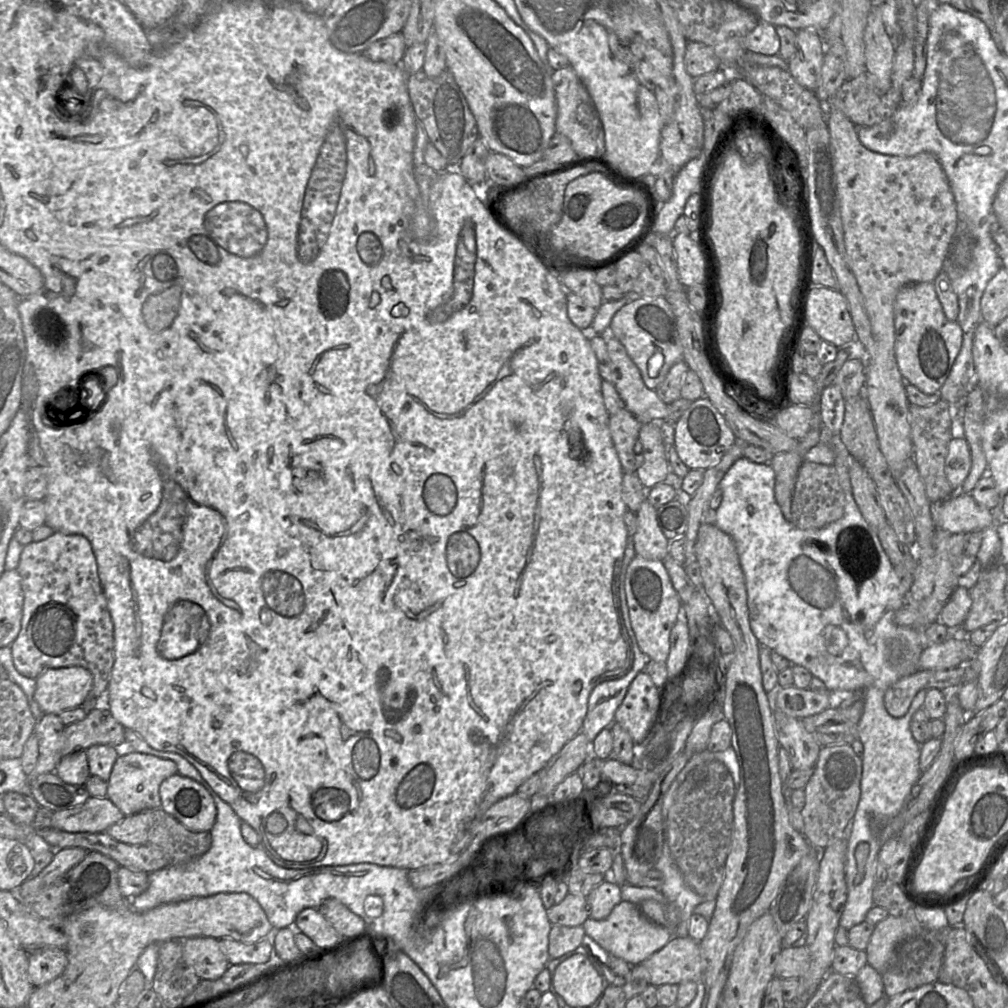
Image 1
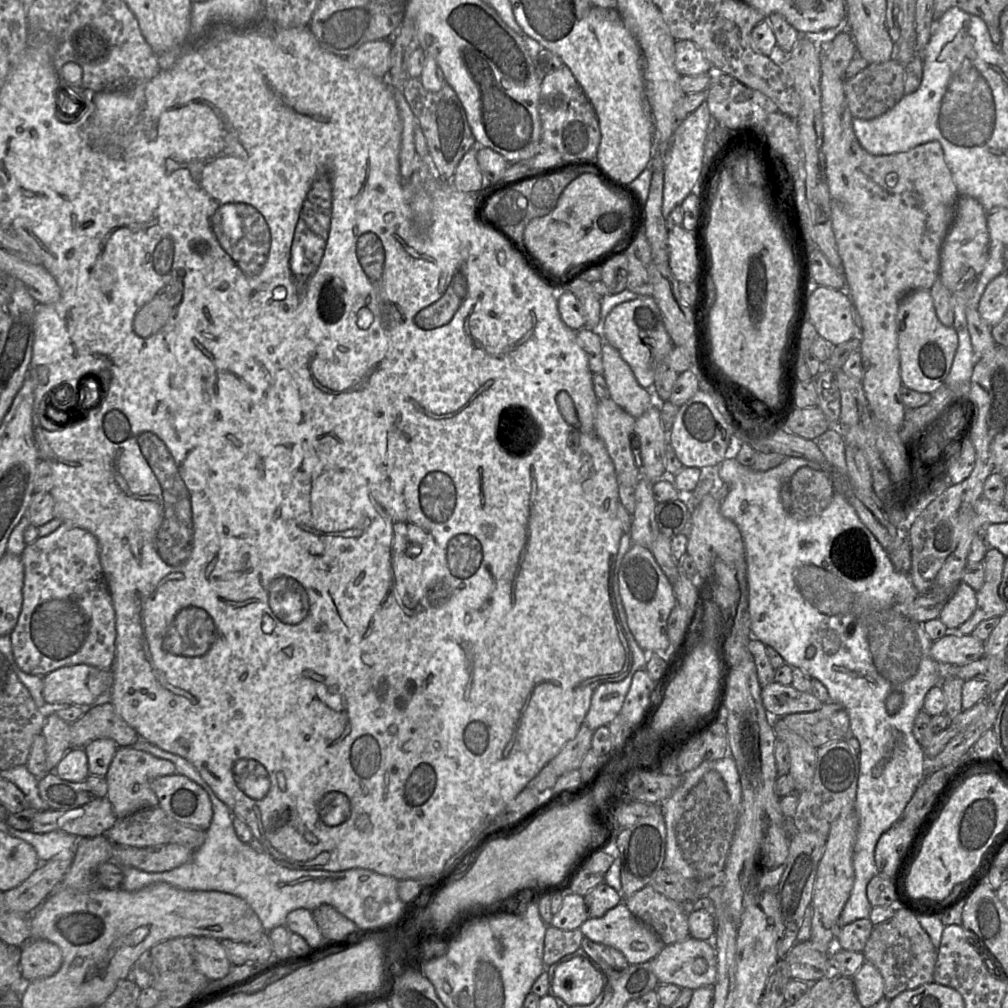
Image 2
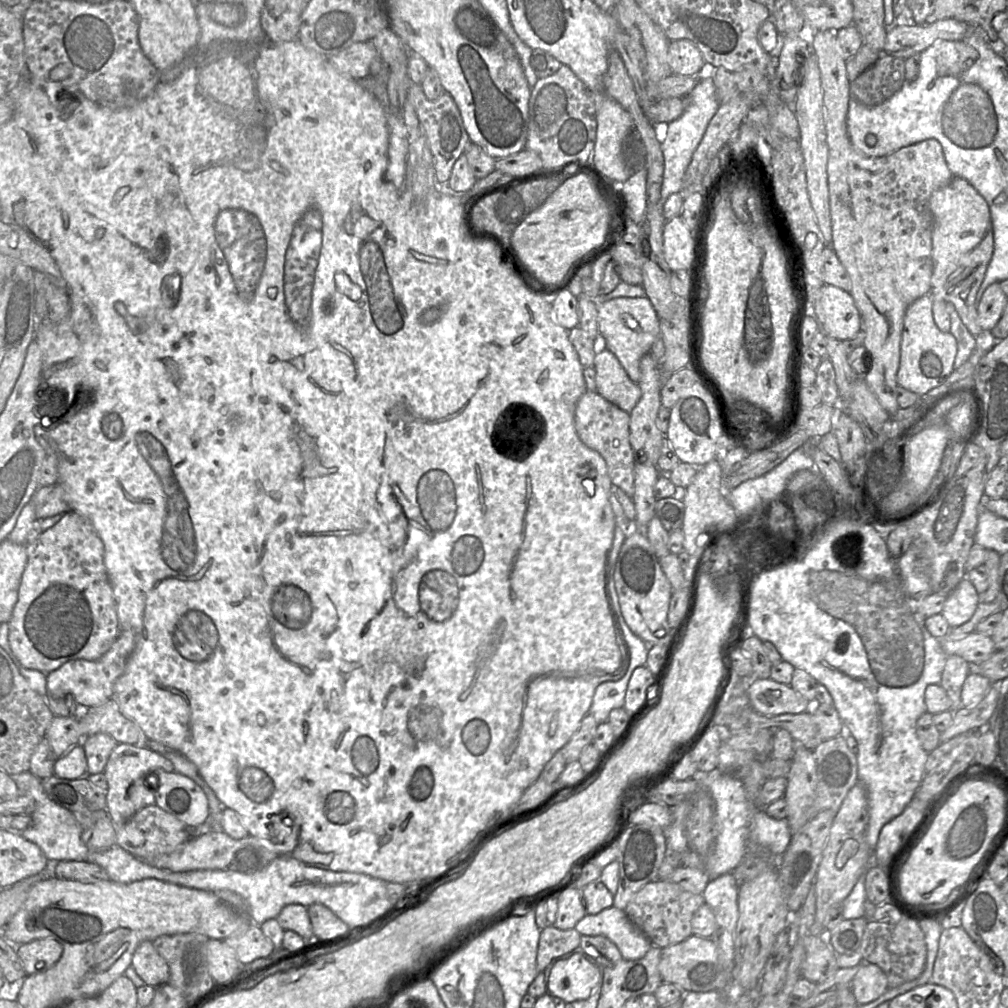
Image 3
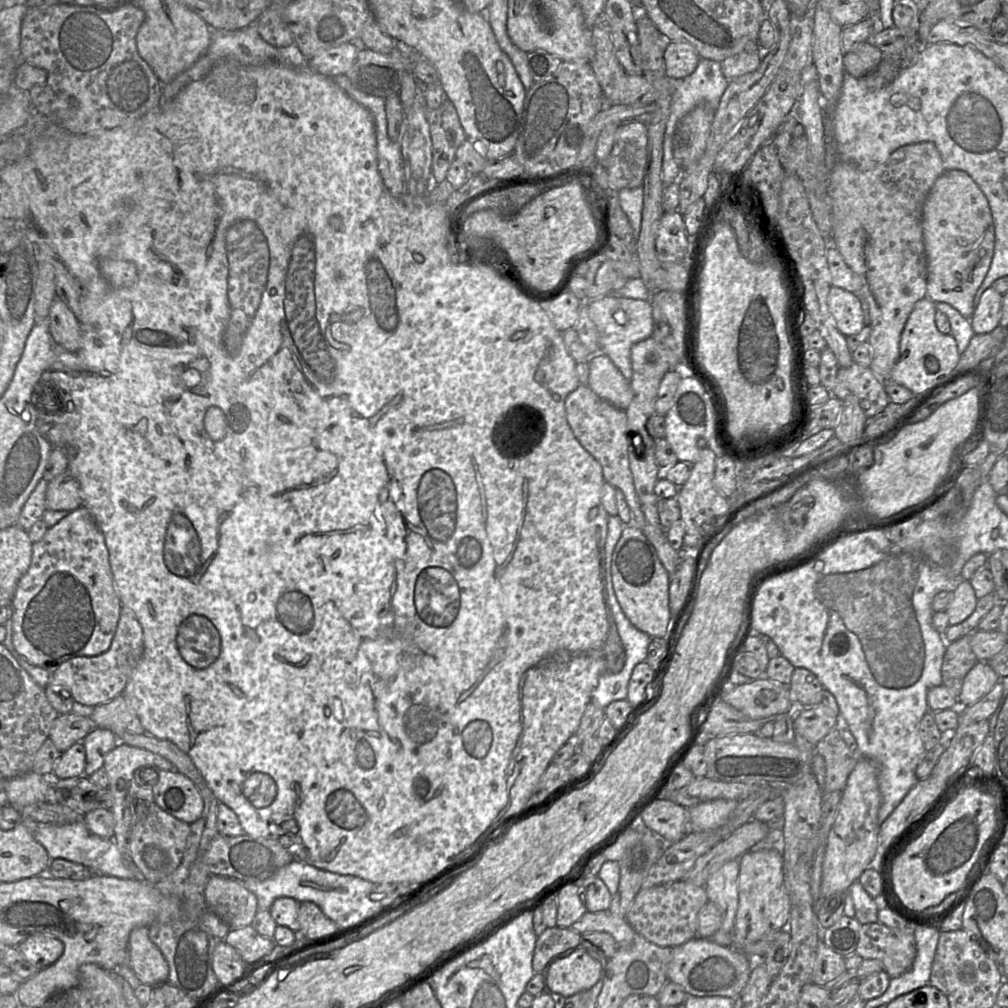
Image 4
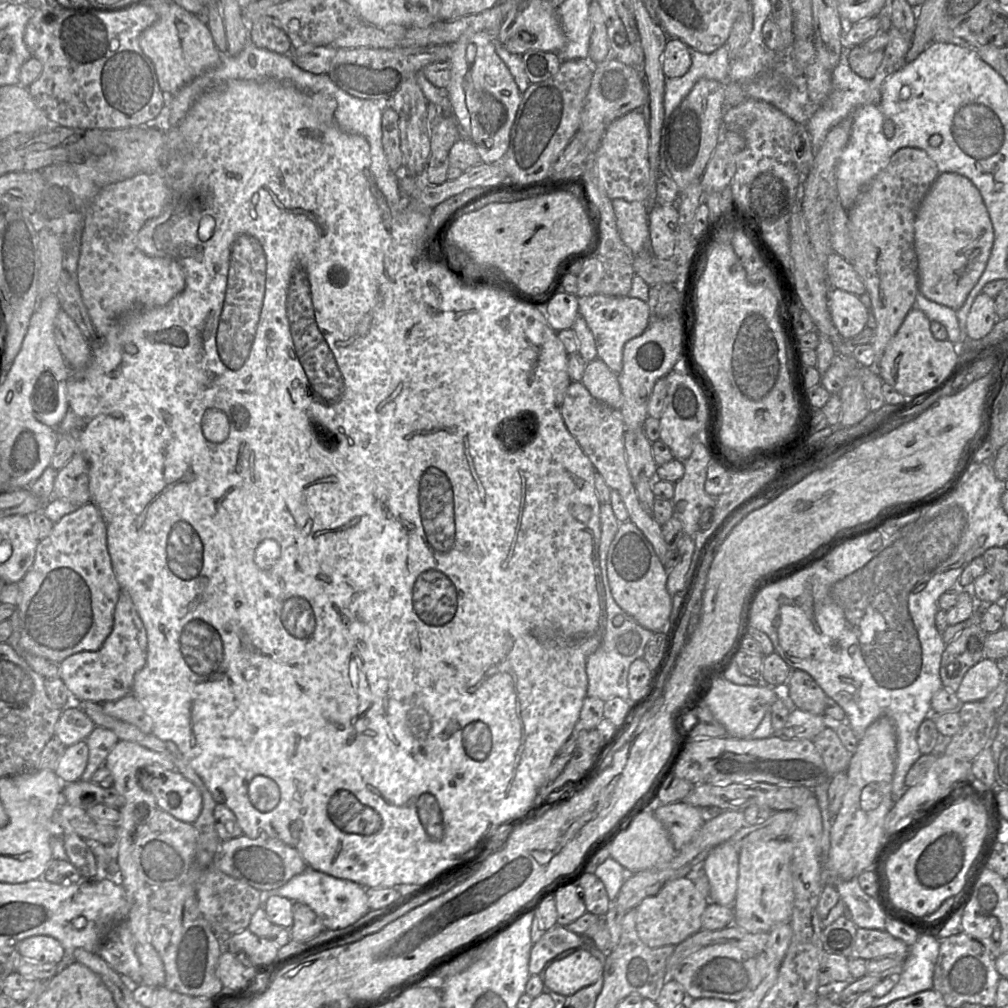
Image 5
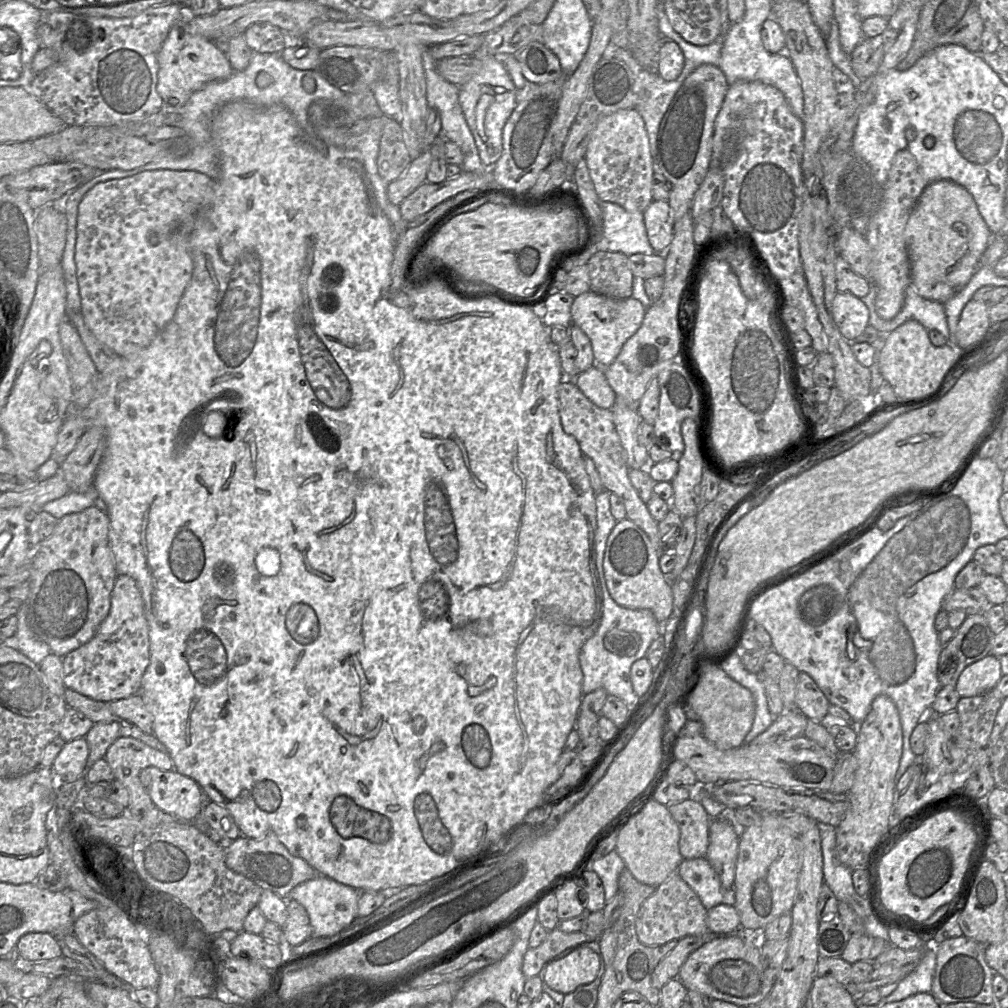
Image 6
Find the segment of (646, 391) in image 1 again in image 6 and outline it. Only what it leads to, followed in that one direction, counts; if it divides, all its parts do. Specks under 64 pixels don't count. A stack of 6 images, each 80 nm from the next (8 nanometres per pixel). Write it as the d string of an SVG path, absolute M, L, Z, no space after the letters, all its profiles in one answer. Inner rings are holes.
M594 365L585 372L580 373L574 381L583 394L598 407L612 409L615 406L617 396L610 386L602 367Z

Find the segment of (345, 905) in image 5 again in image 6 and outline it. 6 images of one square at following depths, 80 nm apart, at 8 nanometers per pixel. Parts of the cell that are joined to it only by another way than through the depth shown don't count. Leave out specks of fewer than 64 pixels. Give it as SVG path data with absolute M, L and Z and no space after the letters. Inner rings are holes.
M317 875L315 878L294 887L285 898L286 901L289 899L296 900L306 909L313 938L334 936L358 917L358 890L323 875Z

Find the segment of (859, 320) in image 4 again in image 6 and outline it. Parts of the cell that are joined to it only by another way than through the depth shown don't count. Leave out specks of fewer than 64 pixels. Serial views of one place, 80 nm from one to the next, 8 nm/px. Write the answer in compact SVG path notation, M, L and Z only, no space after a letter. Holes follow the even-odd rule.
M837 292L833 300L833 317L842 336L851 344L869 325L869 309L850 293Z

